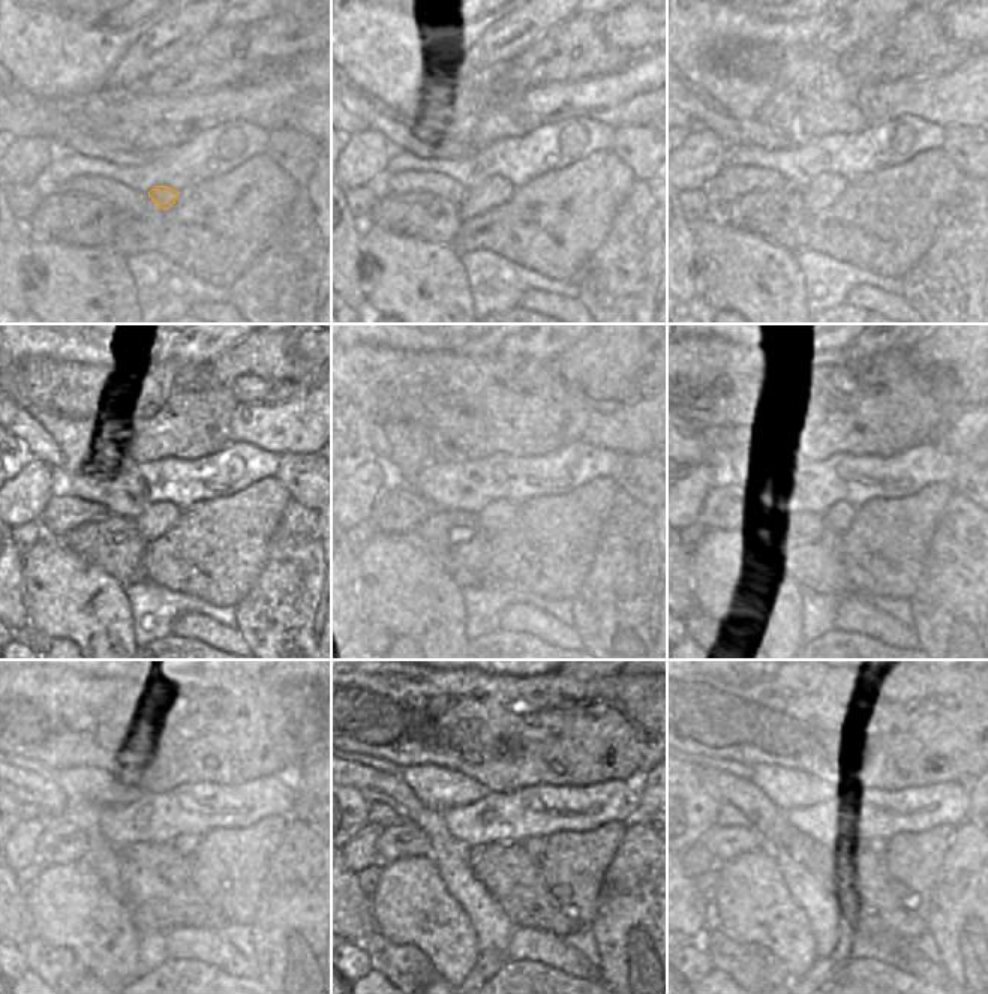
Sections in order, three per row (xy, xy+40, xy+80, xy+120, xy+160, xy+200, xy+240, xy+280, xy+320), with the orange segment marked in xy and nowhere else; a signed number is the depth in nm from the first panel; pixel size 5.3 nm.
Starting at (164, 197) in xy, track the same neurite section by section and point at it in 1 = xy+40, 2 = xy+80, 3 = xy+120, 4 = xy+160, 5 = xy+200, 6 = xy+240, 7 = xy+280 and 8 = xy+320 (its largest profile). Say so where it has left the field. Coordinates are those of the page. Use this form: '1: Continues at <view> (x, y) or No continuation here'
1: Continues at xy+40 (495, 191)
2: Continues at xy+80 (825, 189)
3: Continues at xy+120 (159, 517)
4: Continues at xy+160 (498, 514)
5: Continues at xy+200 (838, 516)
6: Continues at xy+240 (185, 844)
7: Continues at xy+280 (535, 844)
8: Continues at xy+320 (874, 846)

